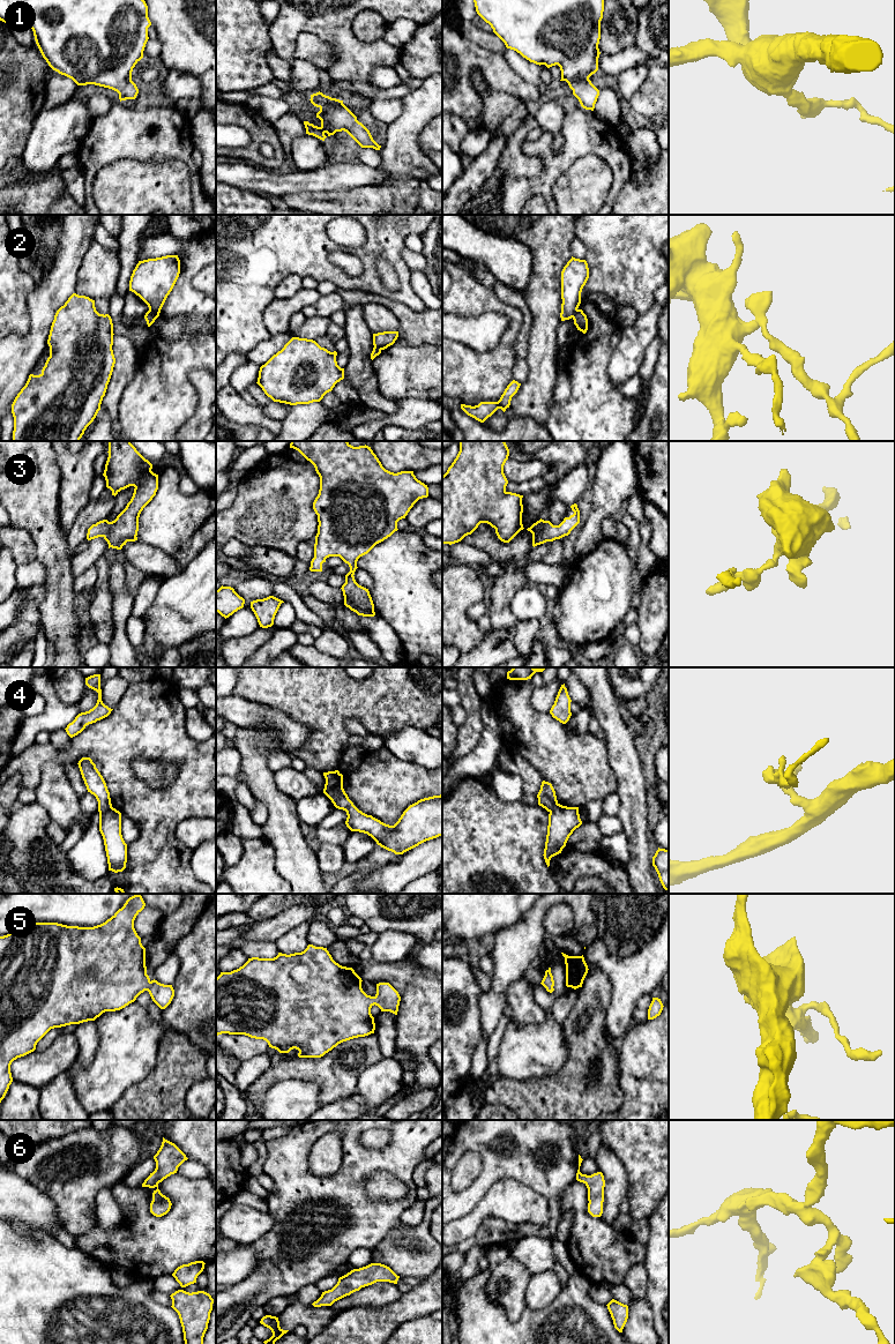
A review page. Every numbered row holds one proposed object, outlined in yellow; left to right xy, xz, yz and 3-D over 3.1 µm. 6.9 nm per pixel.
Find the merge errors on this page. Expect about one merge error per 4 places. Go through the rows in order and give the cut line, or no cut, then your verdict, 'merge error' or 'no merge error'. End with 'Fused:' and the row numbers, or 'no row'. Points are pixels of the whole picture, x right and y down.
1: cut none; no merge error
2: cut xy (149, 310), (156, 318); merge error
3: cut none; no merge error
4: cut xz (340, 774), (326, 779); merge error
5: cut none; no merge error
6: cut none; no merge error
Fused: 2, 4

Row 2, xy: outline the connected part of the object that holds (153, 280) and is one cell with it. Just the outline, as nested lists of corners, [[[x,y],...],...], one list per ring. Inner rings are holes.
[[[178,255],[139,261],[129,281],[129,291],[139,296],[149,311],[159,316],[161,309],[180,274]]]

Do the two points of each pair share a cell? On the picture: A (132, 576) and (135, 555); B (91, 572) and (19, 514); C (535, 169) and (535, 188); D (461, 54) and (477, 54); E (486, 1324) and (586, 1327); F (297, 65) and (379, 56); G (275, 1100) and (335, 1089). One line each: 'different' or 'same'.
A: different
B: different
C: different
D: same
E: same
F: different
G: different

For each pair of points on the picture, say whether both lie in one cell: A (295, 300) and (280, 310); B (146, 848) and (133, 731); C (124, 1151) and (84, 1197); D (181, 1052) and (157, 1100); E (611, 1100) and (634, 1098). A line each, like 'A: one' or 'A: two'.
A: one
B: one
C: one
D: one
E: two

